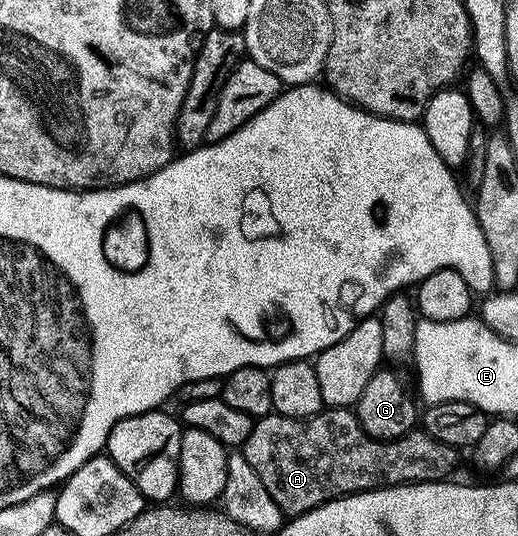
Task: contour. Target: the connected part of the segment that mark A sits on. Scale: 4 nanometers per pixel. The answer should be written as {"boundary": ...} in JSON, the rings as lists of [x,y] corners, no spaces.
{"boundary":[[[325,409],[312,419],[291,419],[275,413],[267,415],[265,419],[257,419],[256,427],[250,433],[250,441],[246,441],[242,454],[246,457],[248,466],[254,469],[256,478],[262,481],[262,485],[266,485],[266,493],[270,493],[270,497],[274,497],[278,509],[282,509],[285,516],[295,517],[310,513],[327,503],[333,503],[335,499],[345,499],[347,495],[359,495],[361,491],[384,491],[387,487],[415,487],[418,483],[442,483],[451,480],[455,476],[452,474],[456,471],[458,451],[457,448],[450,445],[442,445],[442,441],[434,441],[434,437],[430,437],[422,429],[411,431],[406,437],[402,437],[393,443],[383,443],[381,439],[375,439],[365,433],[355,410]]]}

